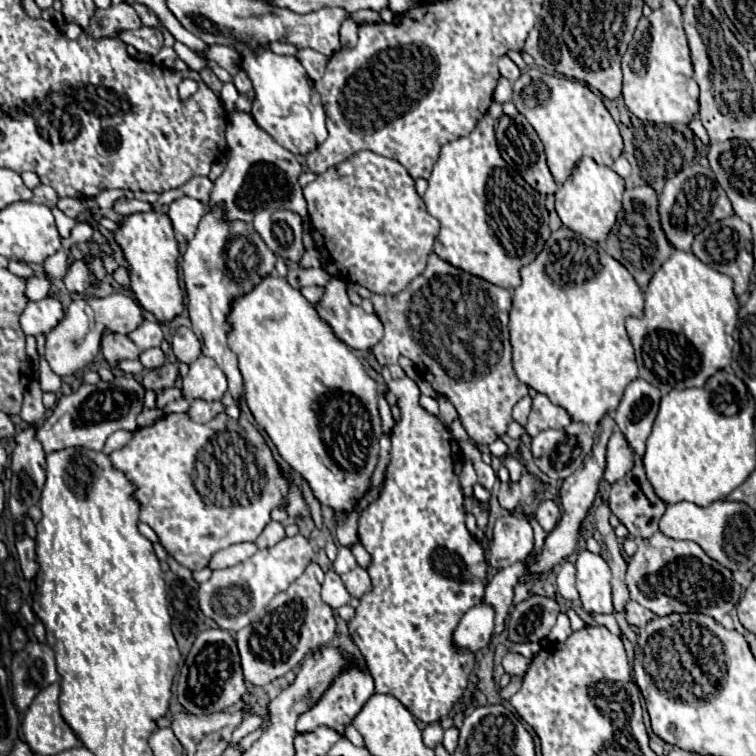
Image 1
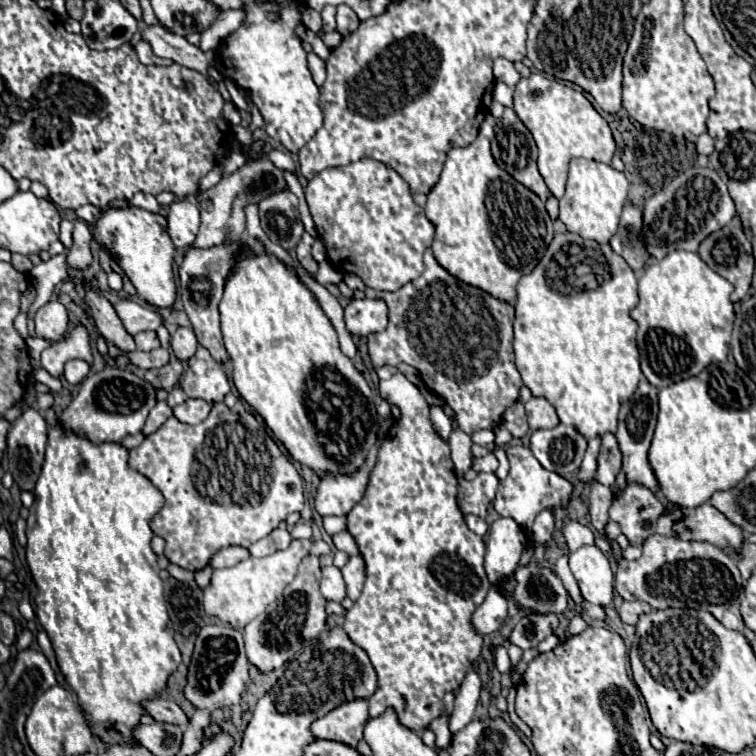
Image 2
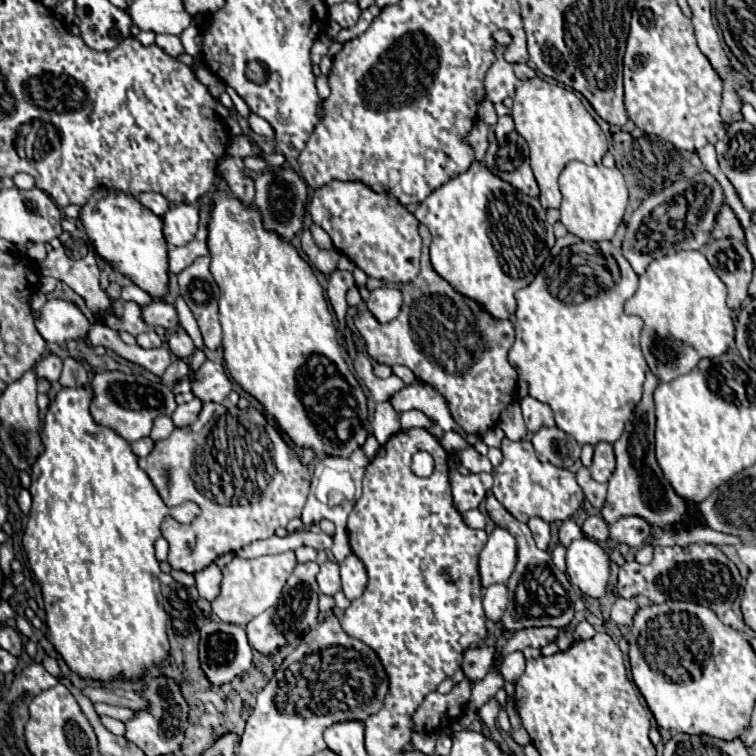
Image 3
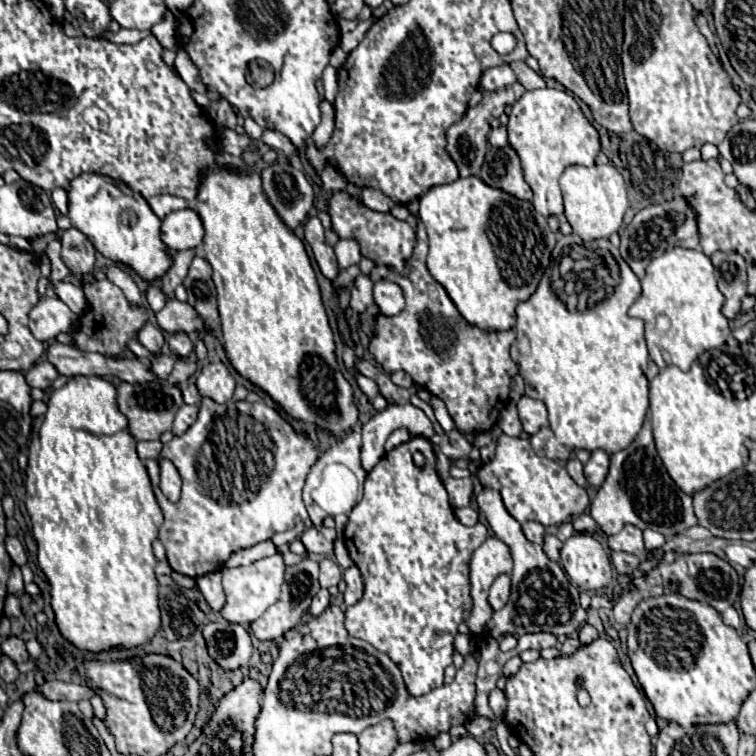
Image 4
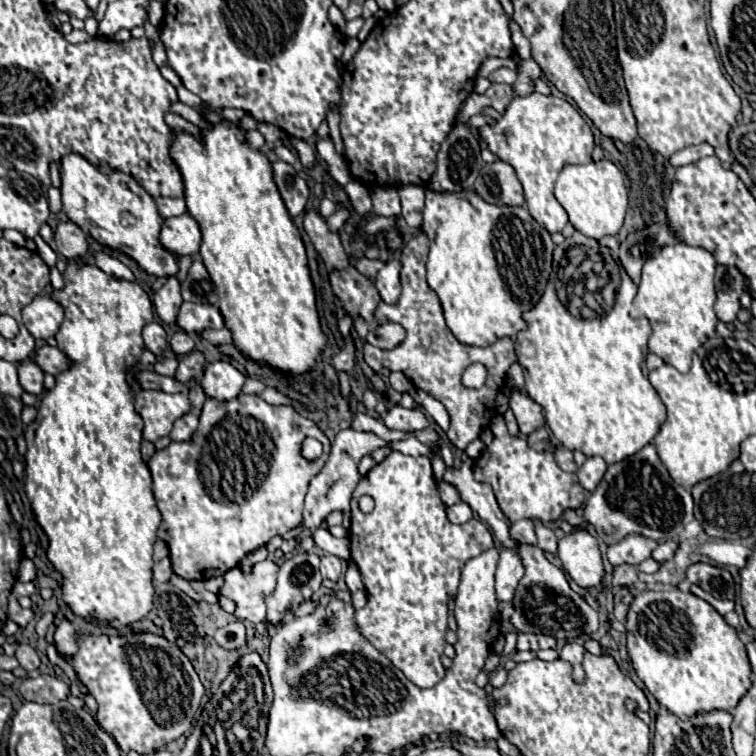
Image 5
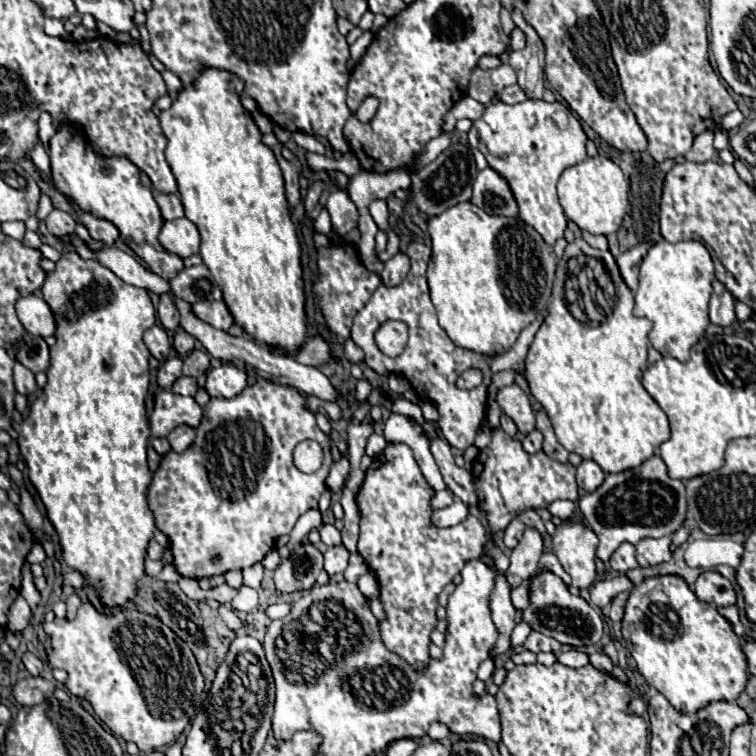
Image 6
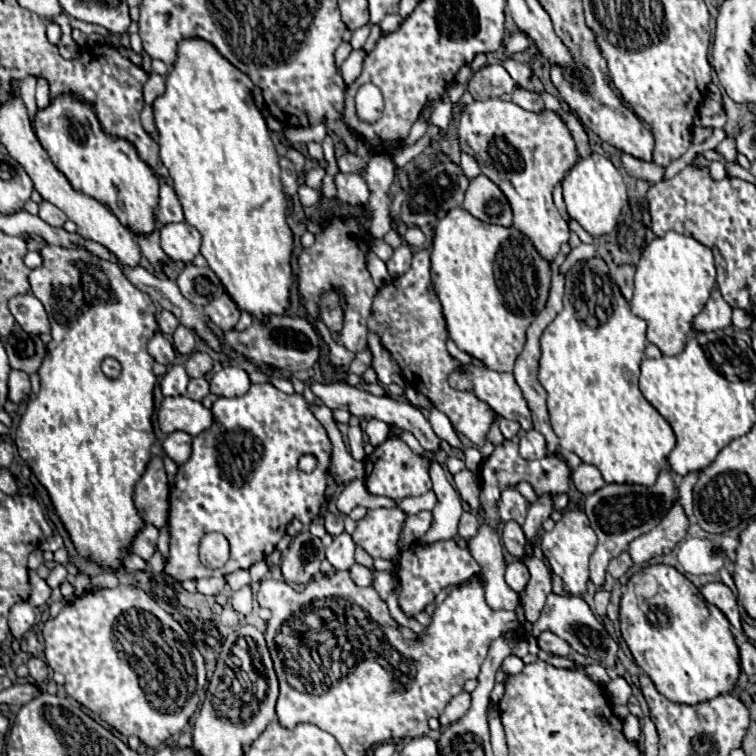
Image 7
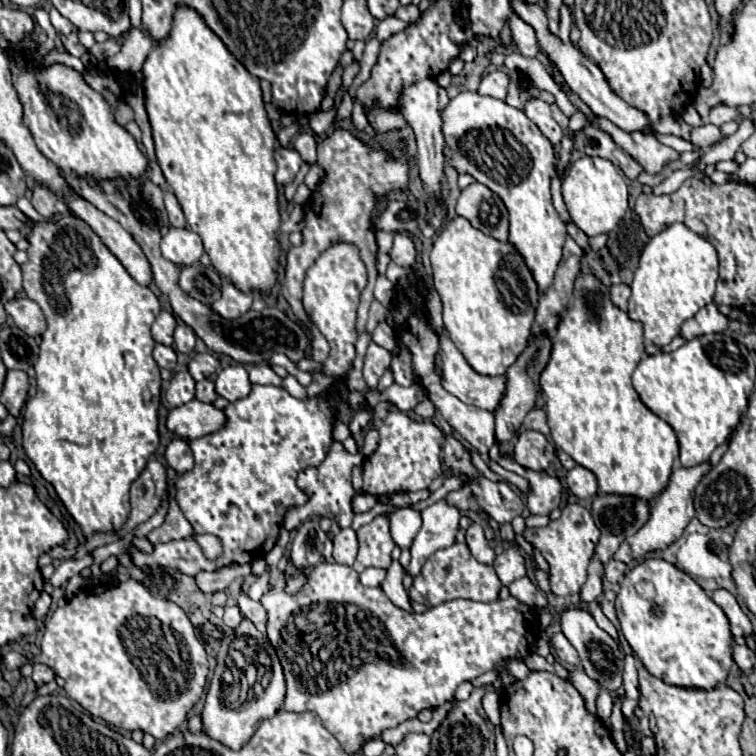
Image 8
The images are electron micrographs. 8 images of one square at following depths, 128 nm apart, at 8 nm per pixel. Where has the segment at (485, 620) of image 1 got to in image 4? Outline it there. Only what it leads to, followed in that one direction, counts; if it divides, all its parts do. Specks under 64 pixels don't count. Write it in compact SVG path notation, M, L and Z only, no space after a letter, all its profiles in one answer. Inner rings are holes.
M500 574L494 584L490 586L490 596L488 596L488 602L494 610L500 610L506 602L508 602L508 596L510 596L510 574Z

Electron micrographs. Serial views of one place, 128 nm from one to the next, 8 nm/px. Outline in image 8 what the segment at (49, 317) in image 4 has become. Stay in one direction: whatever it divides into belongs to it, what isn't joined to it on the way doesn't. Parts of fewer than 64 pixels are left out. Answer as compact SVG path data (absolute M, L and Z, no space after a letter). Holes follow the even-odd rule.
M14 298L6 304L6 312L12 316L14 324L28 336L40 336L46 330L46 320L40 306L28 298Z

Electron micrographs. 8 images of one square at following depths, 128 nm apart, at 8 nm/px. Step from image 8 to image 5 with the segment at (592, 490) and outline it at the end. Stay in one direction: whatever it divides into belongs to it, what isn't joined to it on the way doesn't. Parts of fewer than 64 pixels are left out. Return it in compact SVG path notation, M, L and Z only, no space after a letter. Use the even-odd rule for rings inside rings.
M592 456L588 458L582 468L578 470L578 482L582 484L582 488L586 490L594 490L600 482L600 478L604 478L604 472L606 472L606 462L600 458L600 456Z

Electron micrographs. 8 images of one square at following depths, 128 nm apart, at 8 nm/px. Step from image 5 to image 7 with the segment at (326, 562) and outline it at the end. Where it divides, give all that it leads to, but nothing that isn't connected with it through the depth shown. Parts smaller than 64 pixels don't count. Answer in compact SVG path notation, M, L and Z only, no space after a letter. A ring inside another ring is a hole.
M342 532L340 536L334 536L334 542L330 548L326 548L326 558L336 570L350 570L356 560L354 560L354 550L356 544L348 532Z

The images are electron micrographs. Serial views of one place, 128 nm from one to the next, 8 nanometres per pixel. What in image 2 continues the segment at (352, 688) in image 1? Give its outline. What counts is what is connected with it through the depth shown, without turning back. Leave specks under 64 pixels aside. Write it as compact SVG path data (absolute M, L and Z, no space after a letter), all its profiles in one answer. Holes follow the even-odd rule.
M346 702L312 724L312 734L320 740L332 740L356 748L364 738L364 726L368 722L368 702Z

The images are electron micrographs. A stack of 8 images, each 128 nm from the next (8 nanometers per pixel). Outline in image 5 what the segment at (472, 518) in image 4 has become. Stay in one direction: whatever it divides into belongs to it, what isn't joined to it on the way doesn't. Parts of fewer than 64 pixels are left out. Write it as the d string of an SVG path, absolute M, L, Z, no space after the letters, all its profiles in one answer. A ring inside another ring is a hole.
M458 502L458 504L446 508L446 518L448 518L452 524L464 524L464 522L468 522L470 518L474 518L474 512L470 510L470 506L468 506L466 502Z

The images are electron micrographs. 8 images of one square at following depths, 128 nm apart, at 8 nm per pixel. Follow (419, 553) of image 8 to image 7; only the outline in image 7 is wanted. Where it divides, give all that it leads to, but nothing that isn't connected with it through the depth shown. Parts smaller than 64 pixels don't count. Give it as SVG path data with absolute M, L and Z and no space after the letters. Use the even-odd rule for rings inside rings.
M432 462L430 478L434 484L432 490L438 498L438 504L432 510L432 526L424 536L418 538L418 544L434 544L434 542L444 542L454 538L458 532L460 516L464 512L460 494L452 488L444 468L438 462Z

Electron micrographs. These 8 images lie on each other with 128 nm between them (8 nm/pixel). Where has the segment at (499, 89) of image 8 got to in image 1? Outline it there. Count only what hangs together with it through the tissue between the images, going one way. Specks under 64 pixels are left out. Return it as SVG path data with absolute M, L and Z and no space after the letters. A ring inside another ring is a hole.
M502 56L502 58L498 60L498 70L500 70L500 74L502 74L504 78L508 78L510 82L518 80L518 76L520 76L518 66L516 66L508 56Z

